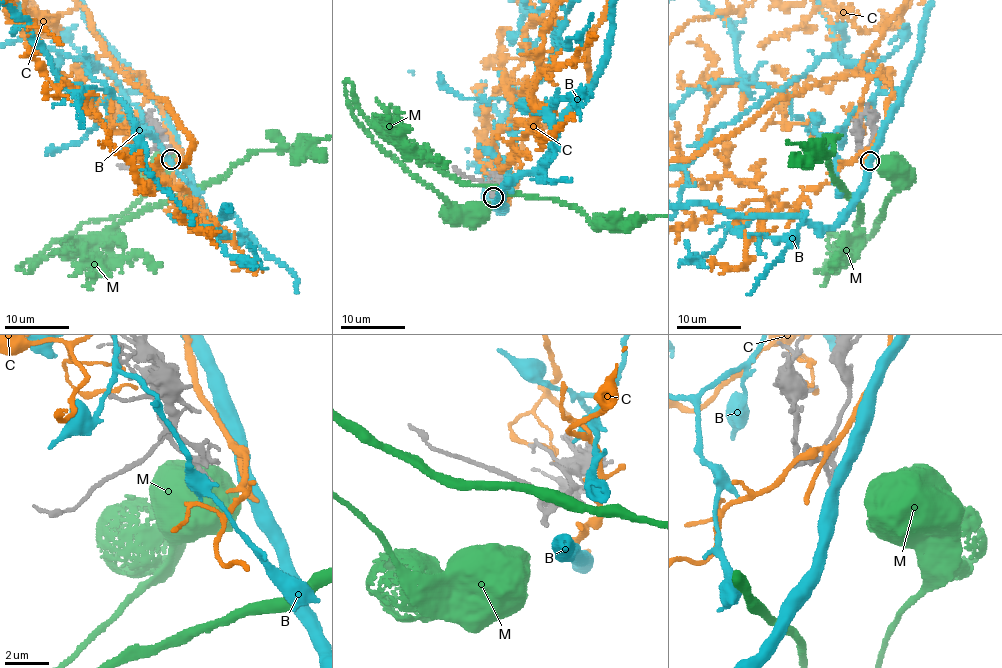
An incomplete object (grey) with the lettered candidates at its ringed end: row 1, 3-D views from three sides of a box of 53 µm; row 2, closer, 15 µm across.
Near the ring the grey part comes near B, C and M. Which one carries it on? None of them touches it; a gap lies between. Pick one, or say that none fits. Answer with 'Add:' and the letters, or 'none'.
Add: none

